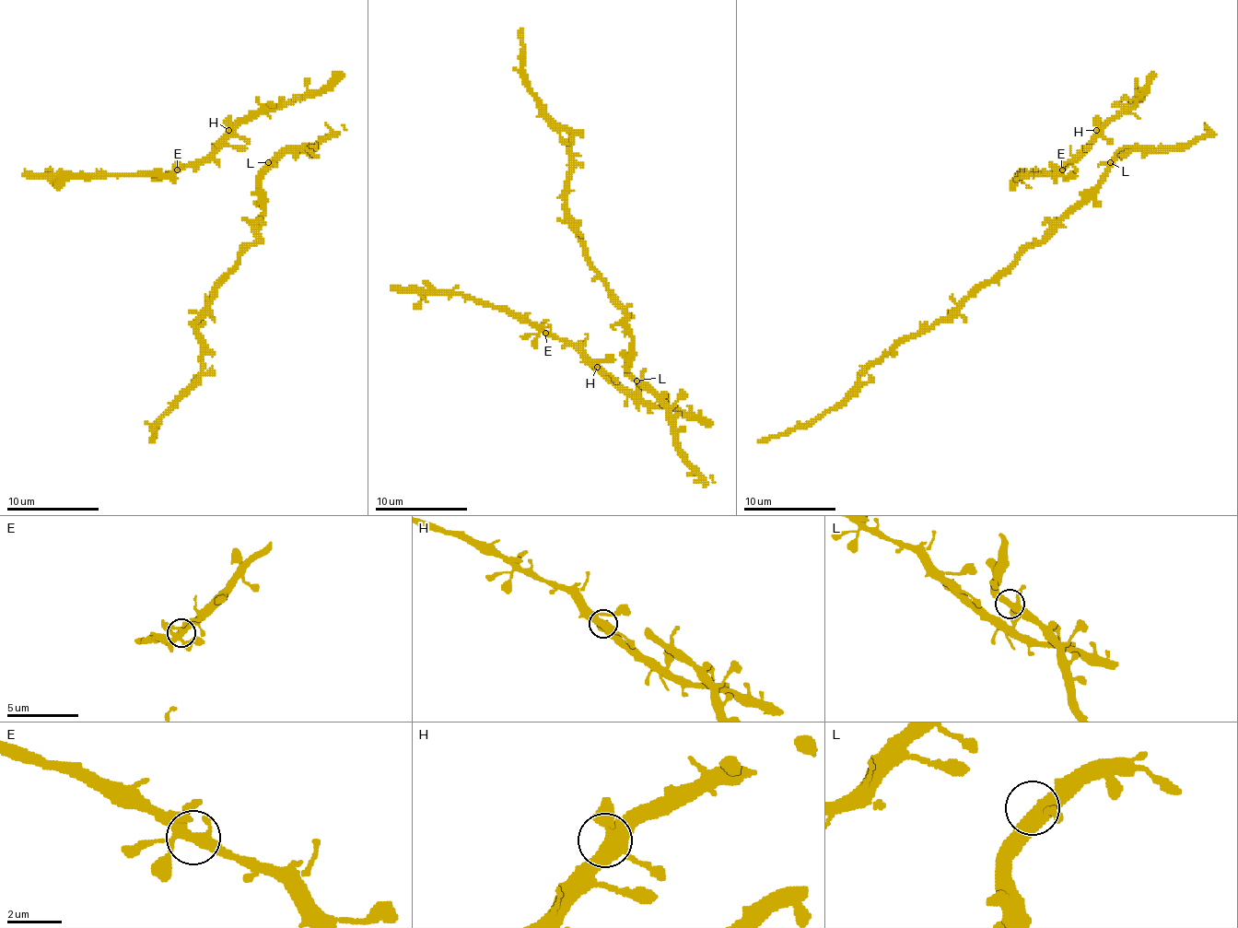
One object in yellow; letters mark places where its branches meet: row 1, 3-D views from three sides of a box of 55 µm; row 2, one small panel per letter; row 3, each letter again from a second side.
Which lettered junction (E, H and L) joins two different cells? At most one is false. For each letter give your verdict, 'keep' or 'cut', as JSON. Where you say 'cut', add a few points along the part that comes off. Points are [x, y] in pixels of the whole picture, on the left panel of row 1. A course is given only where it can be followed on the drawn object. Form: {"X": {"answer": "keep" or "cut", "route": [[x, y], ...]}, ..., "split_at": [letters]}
{"E": {"answer": "keep"}, "H": {"answer": "keep"}, "L": {"answer": "keep"}, "split_at": []}

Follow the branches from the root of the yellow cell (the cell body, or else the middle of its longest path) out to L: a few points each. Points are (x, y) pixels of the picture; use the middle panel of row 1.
L: (627, 315), (627, 334), (632, 338), (629, 373), (636, 381)

